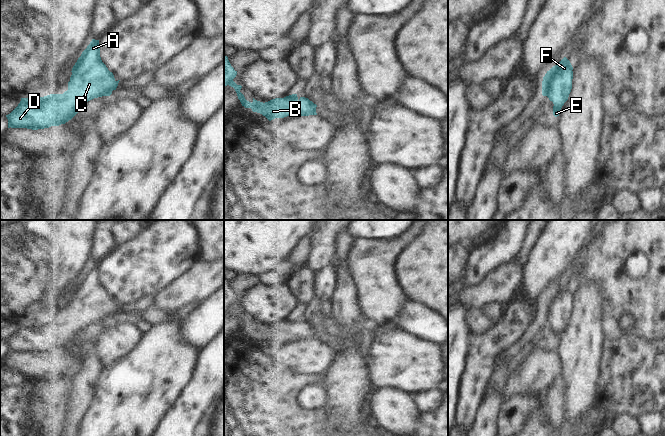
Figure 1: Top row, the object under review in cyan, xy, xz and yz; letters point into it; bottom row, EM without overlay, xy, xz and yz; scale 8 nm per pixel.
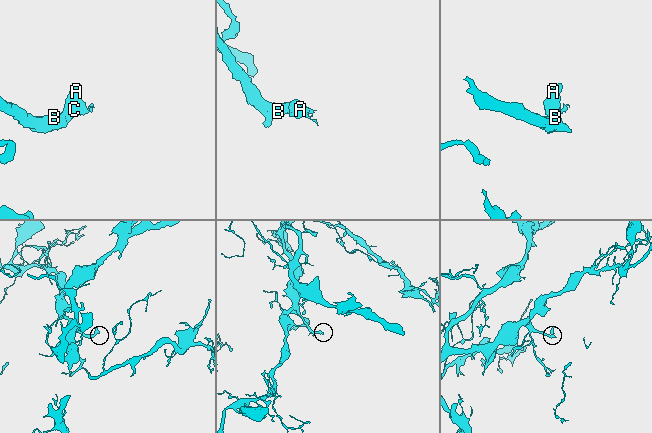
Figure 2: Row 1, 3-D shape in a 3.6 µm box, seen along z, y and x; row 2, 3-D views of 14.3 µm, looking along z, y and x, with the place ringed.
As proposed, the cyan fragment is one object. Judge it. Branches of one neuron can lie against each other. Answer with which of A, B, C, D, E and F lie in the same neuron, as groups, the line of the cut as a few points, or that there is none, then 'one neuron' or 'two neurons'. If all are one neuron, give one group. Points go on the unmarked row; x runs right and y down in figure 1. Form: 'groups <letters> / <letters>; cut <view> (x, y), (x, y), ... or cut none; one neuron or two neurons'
groups A B C D E F; cut none; one neuron

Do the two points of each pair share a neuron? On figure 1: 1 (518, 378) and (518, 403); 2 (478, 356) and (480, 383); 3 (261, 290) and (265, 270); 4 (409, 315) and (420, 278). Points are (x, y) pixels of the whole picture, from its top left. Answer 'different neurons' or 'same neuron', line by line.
1: different neurons
2: same neuron
3: different neurons
4: different neurons

